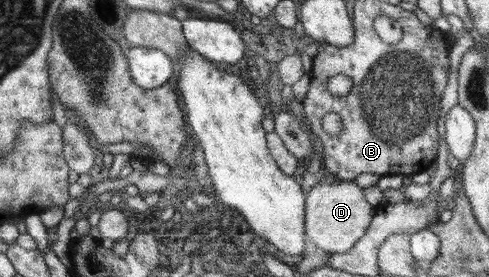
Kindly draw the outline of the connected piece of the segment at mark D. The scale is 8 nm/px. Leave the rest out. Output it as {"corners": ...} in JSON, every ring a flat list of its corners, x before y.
{"corners":[[327,181,316,183,306,194,305,233,307,240,314,242,325,252,348,252,365,235,370,226,374,209,364,198,362,188,352,181]]}

